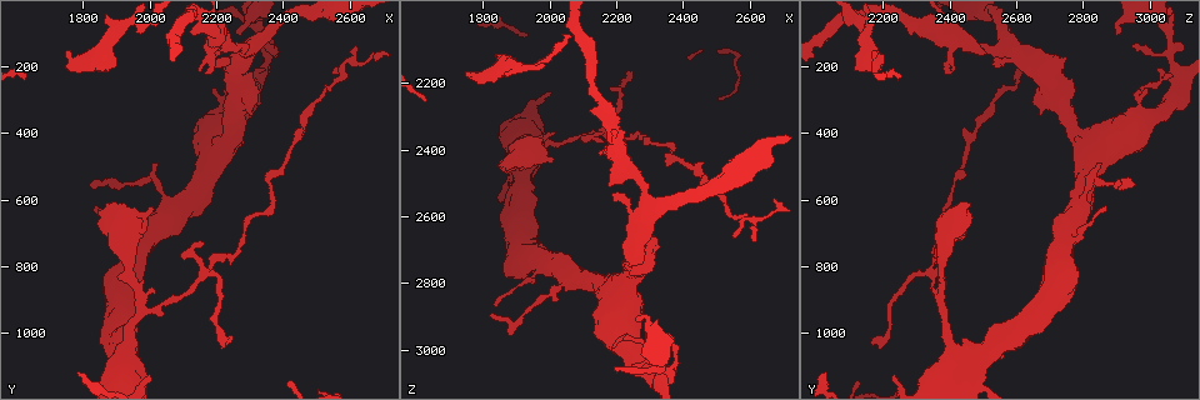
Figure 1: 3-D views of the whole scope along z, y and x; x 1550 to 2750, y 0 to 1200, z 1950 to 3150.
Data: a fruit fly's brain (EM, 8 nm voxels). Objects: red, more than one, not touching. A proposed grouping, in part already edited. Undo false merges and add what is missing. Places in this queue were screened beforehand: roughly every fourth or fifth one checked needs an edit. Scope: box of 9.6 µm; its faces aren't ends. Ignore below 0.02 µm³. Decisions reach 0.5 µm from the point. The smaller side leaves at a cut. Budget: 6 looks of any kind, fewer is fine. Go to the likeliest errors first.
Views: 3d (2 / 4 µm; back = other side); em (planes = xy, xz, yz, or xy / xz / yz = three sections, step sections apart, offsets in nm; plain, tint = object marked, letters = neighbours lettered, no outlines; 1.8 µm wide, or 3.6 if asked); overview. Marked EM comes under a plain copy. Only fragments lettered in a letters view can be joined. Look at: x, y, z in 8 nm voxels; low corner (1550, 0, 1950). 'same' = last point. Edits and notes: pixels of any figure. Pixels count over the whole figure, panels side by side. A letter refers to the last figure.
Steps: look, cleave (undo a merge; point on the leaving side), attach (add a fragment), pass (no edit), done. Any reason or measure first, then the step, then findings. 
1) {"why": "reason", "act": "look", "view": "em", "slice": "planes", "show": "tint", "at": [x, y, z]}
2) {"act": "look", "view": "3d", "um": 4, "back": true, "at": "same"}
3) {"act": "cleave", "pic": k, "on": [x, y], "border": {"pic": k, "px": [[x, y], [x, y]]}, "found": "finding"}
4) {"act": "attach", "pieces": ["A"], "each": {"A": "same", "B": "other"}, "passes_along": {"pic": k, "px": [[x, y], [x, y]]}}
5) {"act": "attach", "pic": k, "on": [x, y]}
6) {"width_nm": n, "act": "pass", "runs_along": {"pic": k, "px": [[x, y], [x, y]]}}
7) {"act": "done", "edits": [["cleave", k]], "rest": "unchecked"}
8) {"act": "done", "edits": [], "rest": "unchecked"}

{"why": "free end", "act": "look", "view": "em", "slice": "planes", "show": "letters", "at": [1760, 160, 2160]}

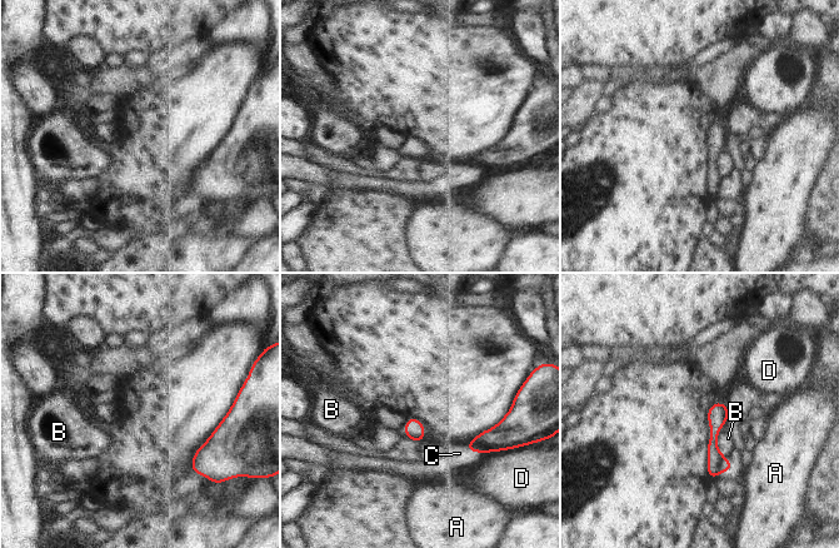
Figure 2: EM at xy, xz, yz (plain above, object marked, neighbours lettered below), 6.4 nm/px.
{"longest_contact_nm": ["B", 280], "act": "attach", "pieces": ["B"], "each": {"A": "other", "B": "same", "C": "other", "D": "other"}, "passes_along": {"pic": 2, "px": [[718, 413], [717, 443], [728, 438]]}, "found": "the cell continues"}

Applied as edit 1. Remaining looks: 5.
{"why": "sudden change in width", "act": "look", "view": "em", "um": 3.6, "slice": "xz", "step": 8, "show": "tint", "at": [1930, 1070, 2410]}

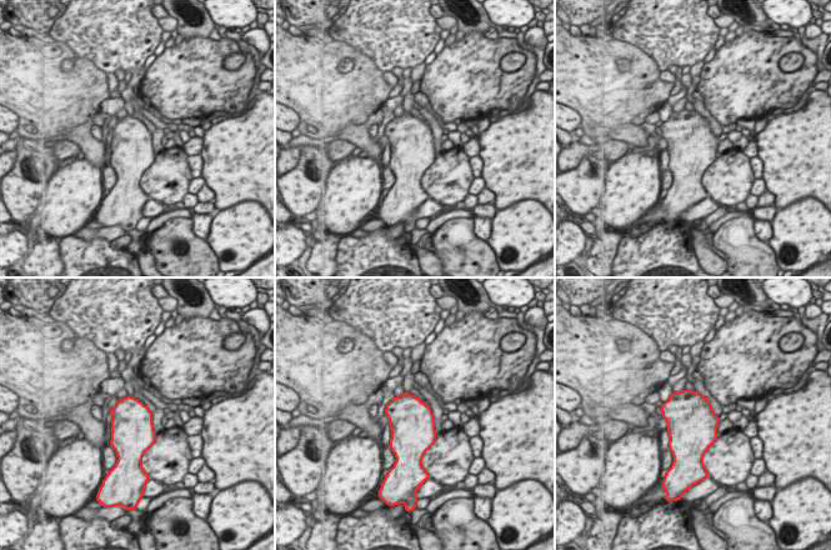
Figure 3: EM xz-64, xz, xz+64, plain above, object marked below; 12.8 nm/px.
{"act": "look", "view": "em", "um": 3.6, "slice": "planes", "show": "tint", "at": "same"}

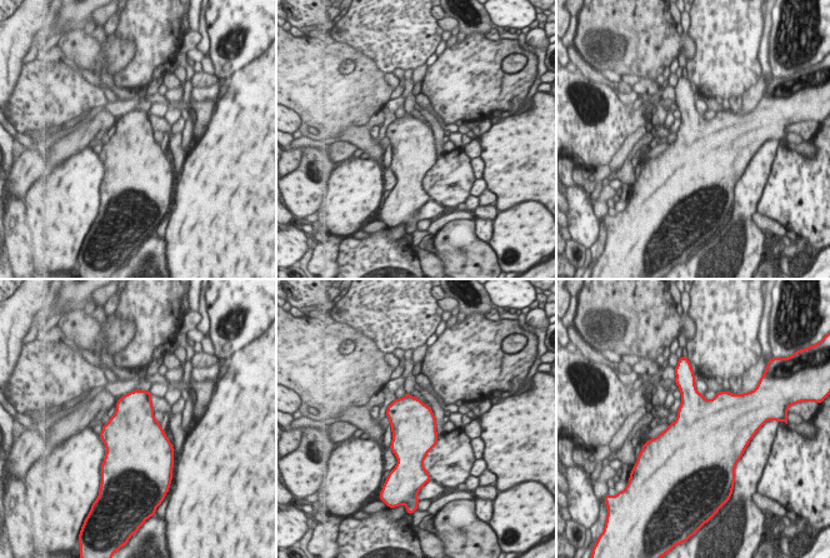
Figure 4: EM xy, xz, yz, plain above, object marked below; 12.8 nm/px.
{"act": "look", "view": "em", "um": 3.6, "slice": "planes", "show": "letters", "at": "same"}

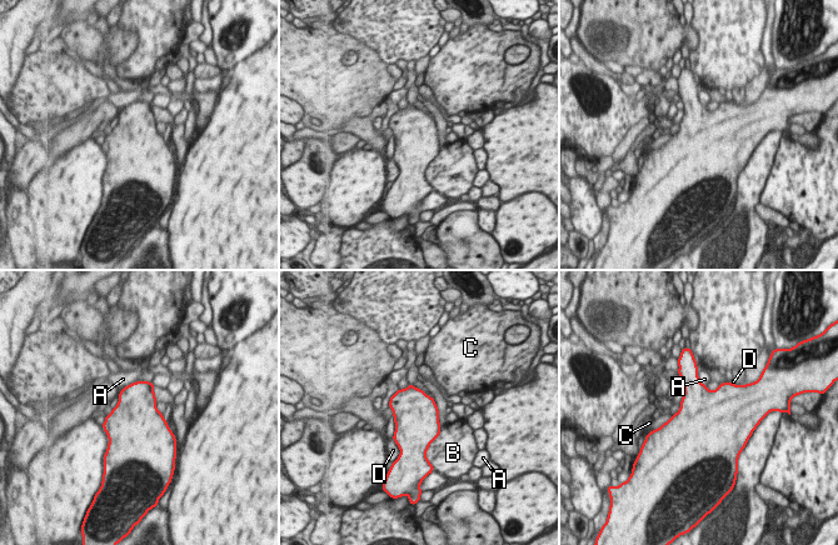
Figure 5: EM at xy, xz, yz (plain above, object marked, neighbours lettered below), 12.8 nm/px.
{"act": "pass", "each": {"A": "other", "B": "other", "C": "other", "D": "other"}, "border": {"pic": 5, "px": [[151, 380], [133, 381], [121, 389]]}, "found": "one cell here"}

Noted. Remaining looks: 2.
{"why": "an open end", "act": "look", "view": "em", "slice": "xy", "step": 8, "show": "letters", "at": [2030, 490, 2850]}

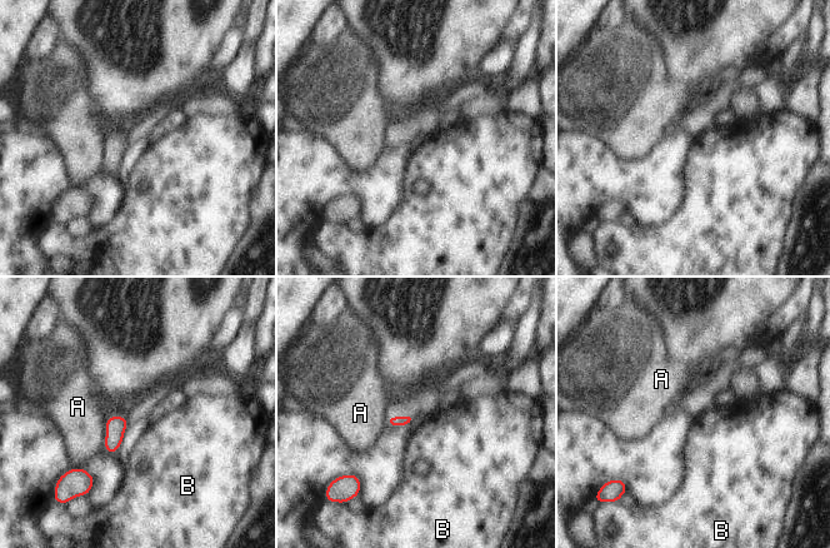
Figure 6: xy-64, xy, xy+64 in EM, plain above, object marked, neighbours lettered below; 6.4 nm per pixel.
{"longest_contact_nm": ["A", 90], "act": "pass", "each": {"A": "other", "B": "other"}, "border": {"pic": 6, "px": [[105, 436], [103, 448]]}, "found": "no lettered fragment goes on from it"}

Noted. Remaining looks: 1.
{"act": "done", "edits": [["attach", 2]], "rest": "unchecked"}

